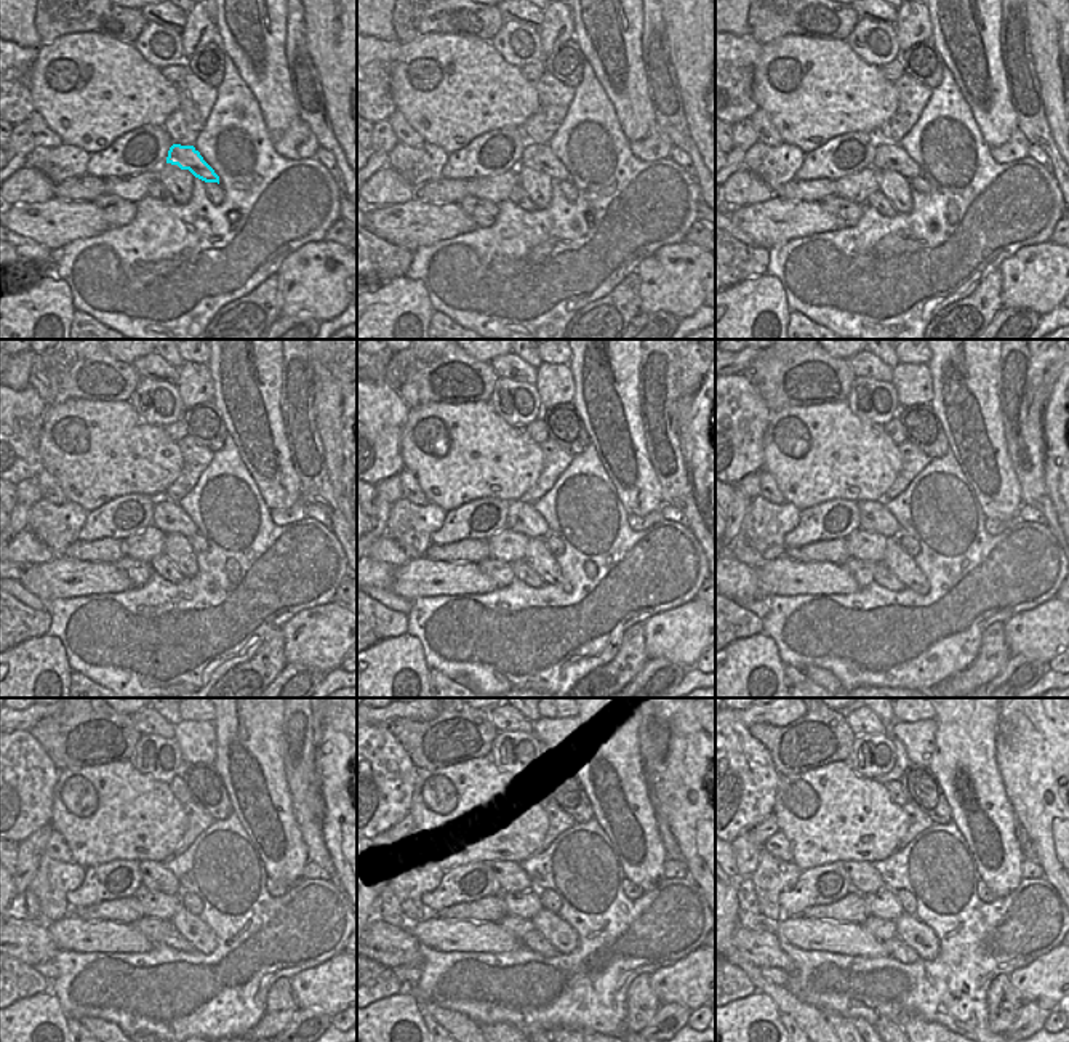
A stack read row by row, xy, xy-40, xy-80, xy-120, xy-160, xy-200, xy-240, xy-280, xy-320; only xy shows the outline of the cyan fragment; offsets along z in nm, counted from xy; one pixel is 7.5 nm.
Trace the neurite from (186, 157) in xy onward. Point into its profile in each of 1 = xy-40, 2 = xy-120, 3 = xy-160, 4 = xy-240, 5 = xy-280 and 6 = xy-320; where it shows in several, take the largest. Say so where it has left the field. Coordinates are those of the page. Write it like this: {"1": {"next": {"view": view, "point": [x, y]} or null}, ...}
{"1": {"next": {"view": "xy-40", "point": [540, 157]}}, "2": {"next": {"view": "xy-120", "point": [168, 516]}}, "3": {"next": {"view": "xy-160", "point": [522, 517]}}, "4": {"next": {"view": "xy-240", "point": [156, 876]}}, "5": {"next": {"view": "xy-280", "point": [511, 877]}}, "6": {"next": {"view": "xy-320", "point": [864, 877]}}}

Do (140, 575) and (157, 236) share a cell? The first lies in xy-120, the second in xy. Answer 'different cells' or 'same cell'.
different cells

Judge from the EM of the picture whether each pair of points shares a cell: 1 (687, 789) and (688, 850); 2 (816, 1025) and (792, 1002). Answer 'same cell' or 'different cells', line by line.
1: same cell
2: same cell

